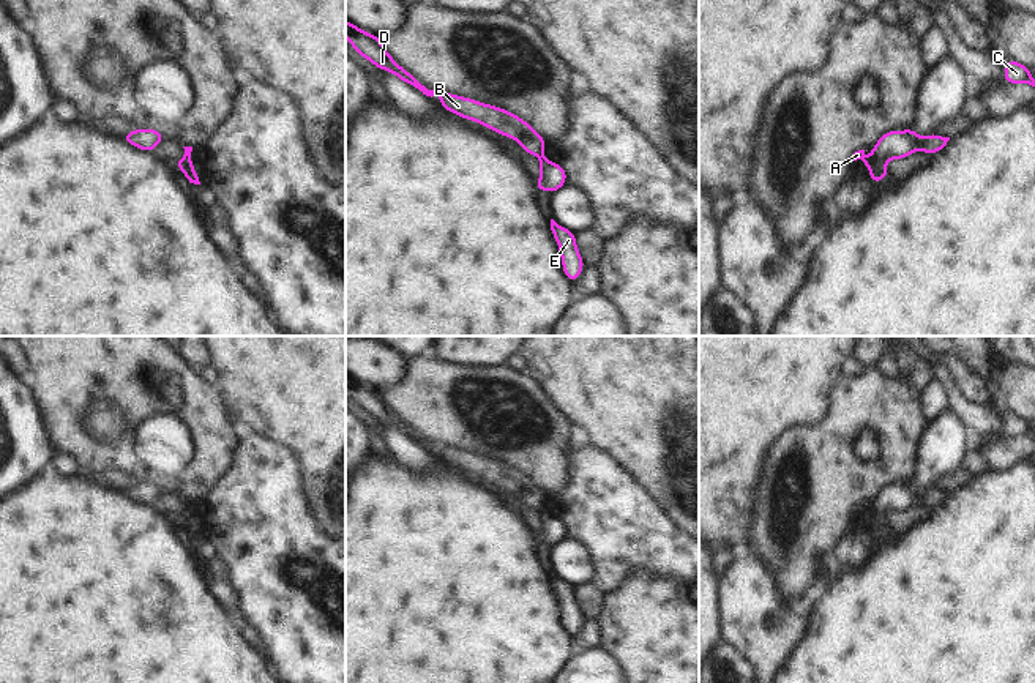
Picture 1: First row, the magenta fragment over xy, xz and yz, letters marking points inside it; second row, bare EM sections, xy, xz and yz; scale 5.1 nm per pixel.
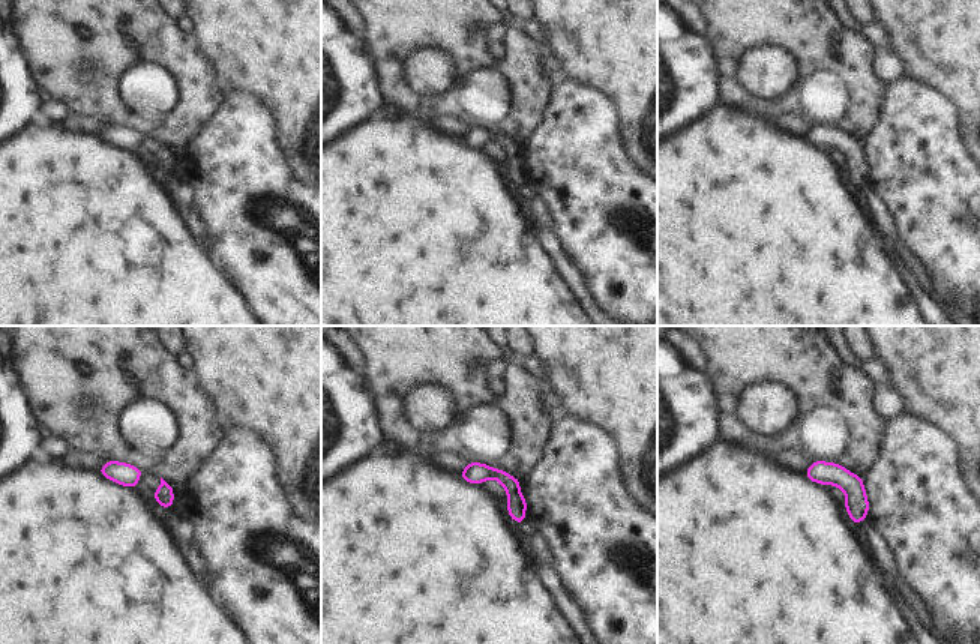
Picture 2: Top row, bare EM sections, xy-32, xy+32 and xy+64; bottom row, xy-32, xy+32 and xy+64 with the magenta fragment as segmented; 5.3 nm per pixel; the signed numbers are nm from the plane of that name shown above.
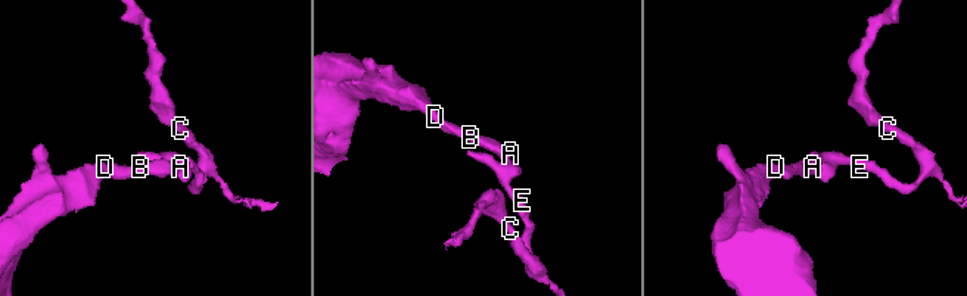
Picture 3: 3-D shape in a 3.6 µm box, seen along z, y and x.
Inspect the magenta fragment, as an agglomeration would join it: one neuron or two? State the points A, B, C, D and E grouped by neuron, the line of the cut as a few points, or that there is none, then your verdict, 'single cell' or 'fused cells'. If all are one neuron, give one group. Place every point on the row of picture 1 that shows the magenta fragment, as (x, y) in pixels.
groups A B D / C E; cut yz (873, 156), (874, 167), (871, 171); fused cells

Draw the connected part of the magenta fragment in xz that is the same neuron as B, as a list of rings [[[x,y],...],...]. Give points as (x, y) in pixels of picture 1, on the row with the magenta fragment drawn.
[[[346,21],[346,38],[361,57],[369,60],[379,69],[385,69],[398,76],[402,82],[415,87],[426,96],[432,98],[434,95],[437,95],[445,110],[454,112],[461,118],[476,121],[492,129],[494,132],[514,139],[521,144],[521,148],[524,151],[536,158],[544,156],[543,150],[546,139],[518,115],[465,96],[458,96],[447,91],[435,91],[424,87],[418,79],[415,79],[409,71],[405,71],[393,60],[393,57],[383,47],[382,38],[360,30],[349,21]]]

